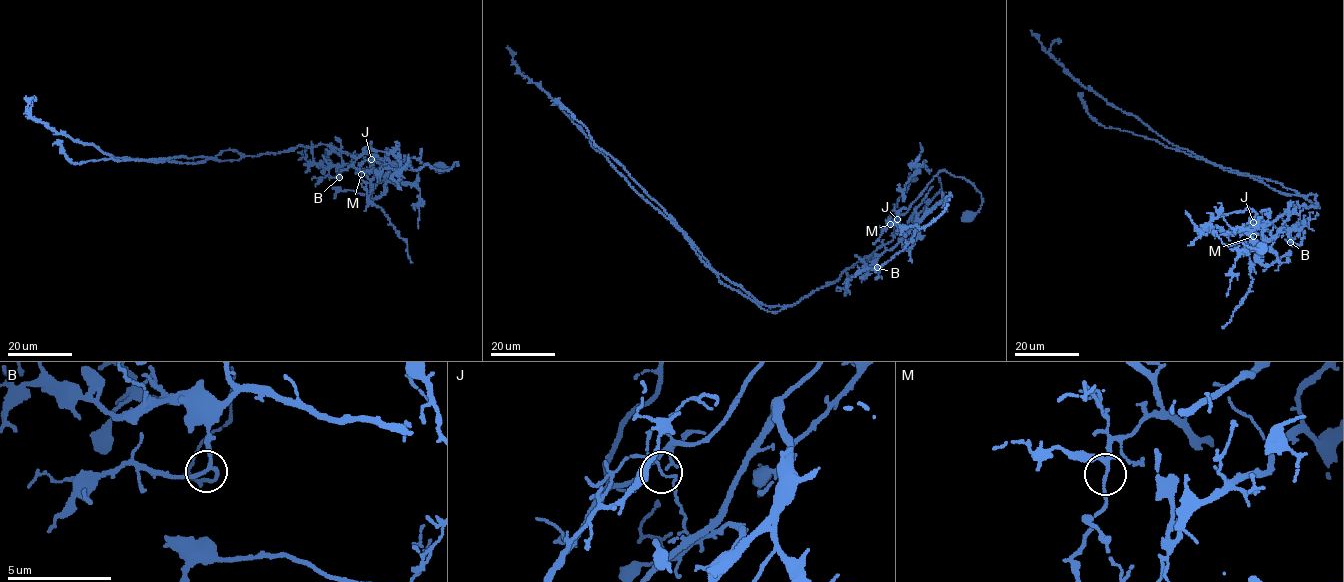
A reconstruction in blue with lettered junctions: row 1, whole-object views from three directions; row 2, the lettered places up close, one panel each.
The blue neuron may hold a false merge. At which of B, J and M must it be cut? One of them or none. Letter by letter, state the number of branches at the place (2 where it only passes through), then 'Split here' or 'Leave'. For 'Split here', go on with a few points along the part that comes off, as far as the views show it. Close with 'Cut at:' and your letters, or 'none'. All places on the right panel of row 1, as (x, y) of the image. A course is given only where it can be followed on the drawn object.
B: Branches: 3. Leave
J: Branches: 3. Split here. Course of the part to remove: (1253, 222), (1254, 229), (1261, 225), (1255, 216), (1248, 227), (1213, 232), (1226, 245), (1260, 250), (1263, 244)
M: Branches: 3. Leave
Cut at: J

